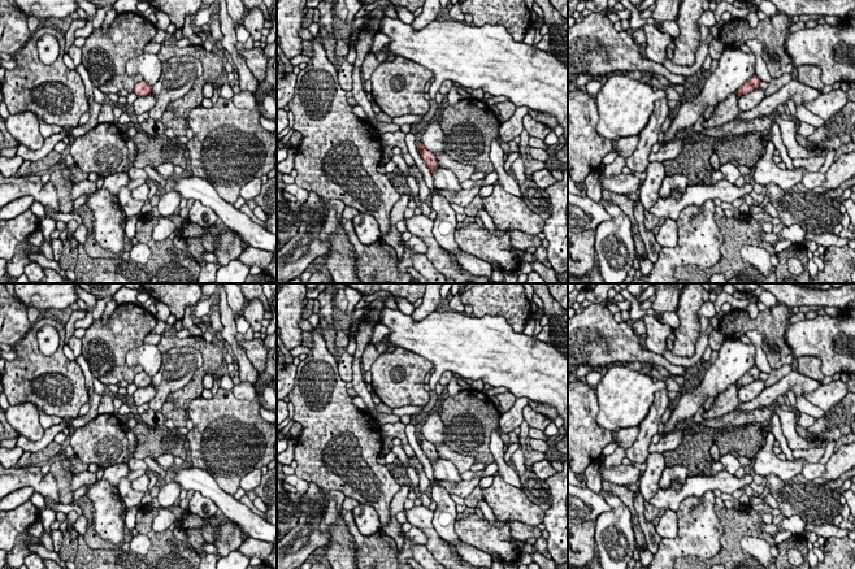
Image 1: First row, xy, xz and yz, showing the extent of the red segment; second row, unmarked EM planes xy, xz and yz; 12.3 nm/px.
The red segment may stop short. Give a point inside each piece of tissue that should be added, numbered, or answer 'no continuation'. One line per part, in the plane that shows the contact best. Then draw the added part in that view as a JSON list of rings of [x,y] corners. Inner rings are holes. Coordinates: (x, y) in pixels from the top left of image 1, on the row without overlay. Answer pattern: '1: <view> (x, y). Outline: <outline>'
no continuation

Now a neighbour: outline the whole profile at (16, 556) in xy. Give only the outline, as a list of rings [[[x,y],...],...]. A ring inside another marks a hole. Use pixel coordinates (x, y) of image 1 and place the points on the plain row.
[[[19,534],[16,538],[16,544],[13,548],[6,553],[6,564],[5,566],[18,569],[21,565],[23,565],[25,557],[34,551],[29,548],[30,544],[36,544],[32,543],[26,534]]]

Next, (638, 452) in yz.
[[[668,387],[655,392],[654,403],[650,408],[650,412],[643,422],[639,425],[639,434],[637,440],[633,443],[632,447],[626,448],[626,457],[632,462],[643,464],[647,461],[647,456],[650,453],[648,446],[652,436],[657,434],[659,424],[669,404]]]

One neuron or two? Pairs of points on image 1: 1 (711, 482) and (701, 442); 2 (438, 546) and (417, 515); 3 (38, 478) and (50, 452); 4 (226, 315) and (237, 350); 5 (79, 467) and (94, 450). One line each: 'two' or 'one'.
1: two
2: one
3: two
4: one
5: two

